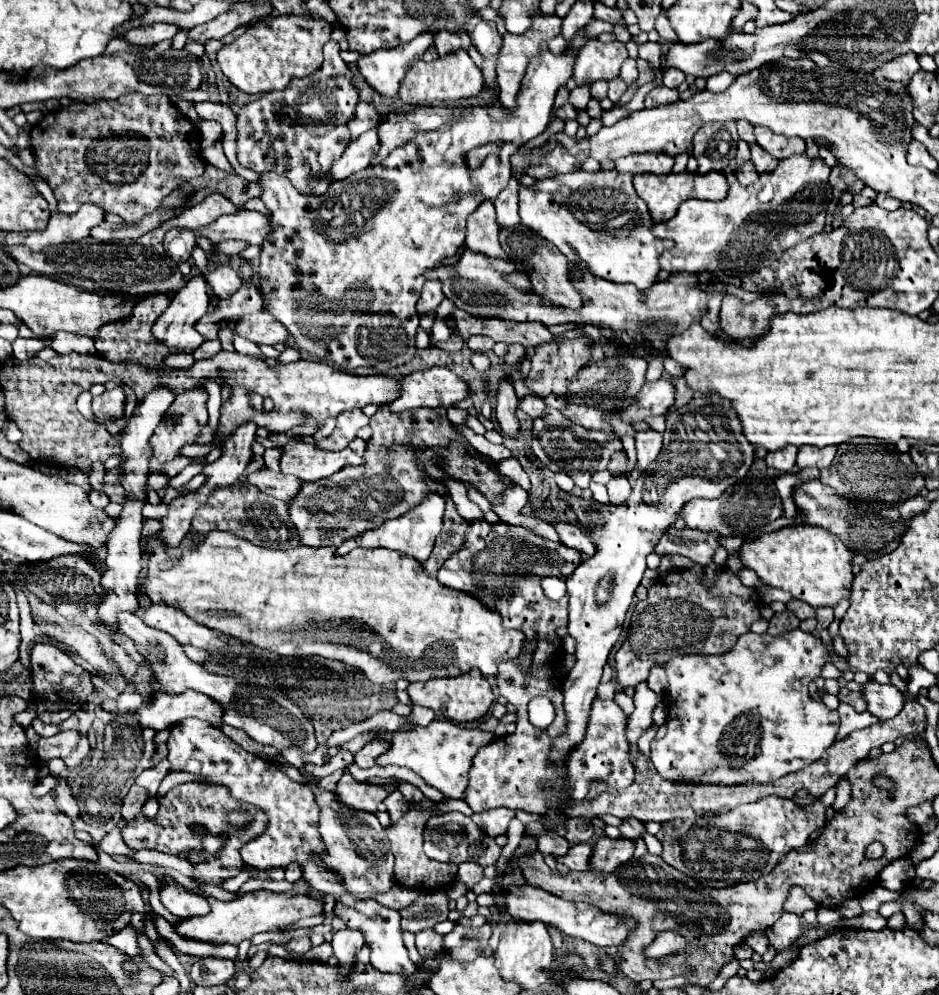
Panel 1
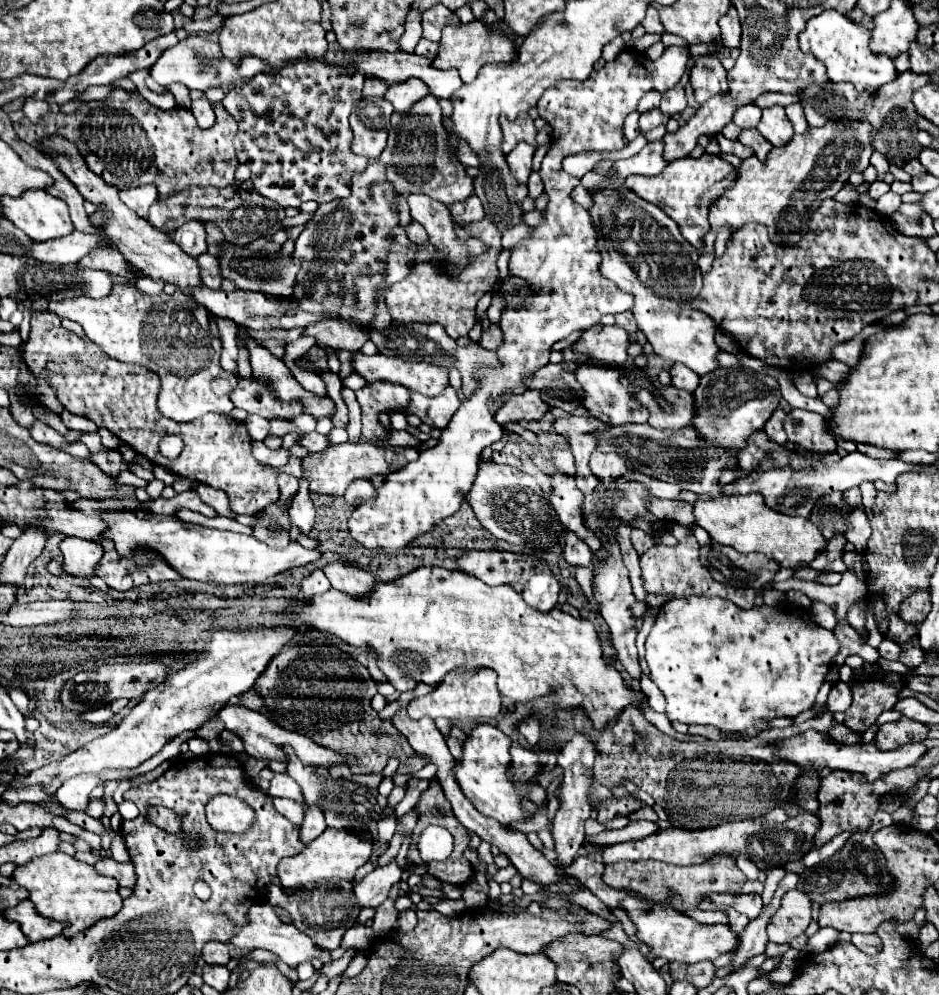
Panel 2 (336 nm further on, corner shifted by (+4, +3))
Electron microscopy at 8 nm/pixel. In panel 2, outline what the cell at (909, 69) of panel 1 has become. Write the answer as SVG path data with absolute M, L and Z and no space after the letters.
M893 1L893 5L873 17L875 29L871 29L871 51L875 55L887 55L895 59L899 53L907 53L917 37L919 23L913 17L913 7L905 1Z

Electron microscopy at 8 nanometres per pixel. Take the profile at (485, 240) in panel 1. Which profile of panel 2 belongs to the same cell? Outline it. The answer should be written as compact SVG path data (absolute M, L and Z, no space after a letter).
M433 95L421 99L409 113L393 113L387 147L381 153L381 161L387 165L387 177L401 195L425 193L435 201L451 207L473 195L473 177L465 173L461 163L453 165L447 157L449 145L445 145L445 129L441 129L441 107Z

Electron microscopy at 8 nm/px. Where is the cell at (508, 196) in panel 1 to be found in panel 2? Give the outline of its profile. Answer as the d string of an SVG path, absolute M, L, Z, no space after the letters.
M521 143L521 145L517 145L511 153L505 155L505 161L507 161L509 169L511 169L511 175L517 179L519 185L527 183L527 179L529 179L529 175L531 175L531 171L533 171L533 169L531 169L533 151L535 151L535 149L533 149L531 145Z

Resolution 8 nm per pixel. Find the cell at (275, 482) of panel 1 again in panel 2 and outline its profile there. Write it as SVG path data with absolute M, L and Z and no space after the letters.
M335 559L323 567L323 573L331 581L331 587L349 593L353 597L359 597L361 593L367 593L375 579L369 571L357 567L355 563L349 563L345 559Z

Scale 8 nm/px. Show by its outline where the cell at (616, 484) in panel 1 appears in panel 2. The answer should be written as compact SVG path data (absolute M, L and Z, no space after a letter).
M593 451L589 469L605 485L615 483L619 477L627 473L625 461L621 461L621 457L613 457L613 453L599 453L599 451Z

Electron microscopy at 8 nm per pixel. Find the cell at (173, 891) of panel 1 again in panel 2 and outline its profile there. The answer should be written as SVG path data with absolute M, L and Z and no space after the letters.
M253 905L247 913L245 925L235 925L235 935L231 937L229 945L241 949L241 951L253 951L253 949L269 949L273 951L281 961L285 961L289 967L297 967L303 961L309 961L311 957L319 957L323 963L329 963L329 953L321 951L313 945L313 941L301 933L295 925L285 925L279 921L279 917L273 911L265 911L265 905Z

